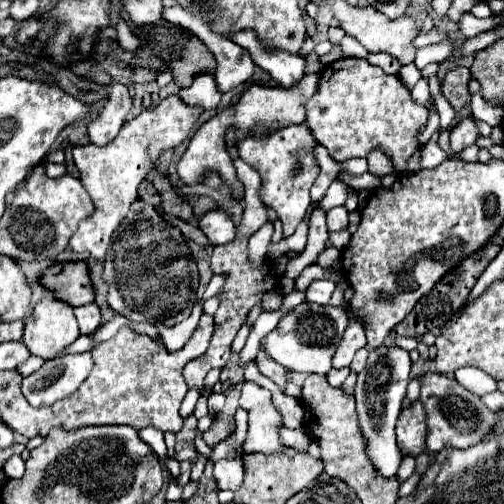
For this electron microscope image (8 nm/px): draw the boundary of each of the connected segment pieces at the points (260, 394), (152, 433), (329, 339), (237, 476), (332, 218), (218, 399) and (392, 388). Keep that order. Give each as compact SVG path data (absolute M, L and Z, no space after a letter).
M244 381L240 407L250 413L248 433L244 441L244 451L260 451L260 453L274 453L282 447L278 439L280 413L272 405L272 395L268 389L256 385L254 381Z
M144 427L144 429L140 429L138 431L138 435L156 451L156 455L162 459L162 467L164 467L164 471L168 471L168 467L166 467L166 445L164 445L164 435L162 435L162 431L158 431L158 429L148 429L148 427Z
M300 303L280 319L278 327L260 341L260 347L276 363L282 363L288 371L326 375L332 369L330 361L342 339L346 323L348 323L348 313L342 307Z
M230 453L228 457L214 463L214 479L218 489L236 491L242 485L242 457L238 453Z
M334 207L328 211L328 231L340 231L348 225L348 211L346 207Z
M212 393L208 399L208 412L217 415L224 408L225 401L224 393Z
M376 347L368 355L368 363L364 371L358 373L356 381L356 409L362 427L362 435L366 439L366 451L382 477L392 477L398 471L402 455L398 455L394 425L402 411L400 403L406 395L406 387L410 383L410 357L408 351L400 347Z

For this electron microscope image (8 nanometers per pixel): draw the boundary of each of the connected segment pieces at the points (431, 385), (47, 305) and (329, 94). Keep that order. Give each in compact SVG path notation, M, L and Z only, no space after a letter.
M422 373L416 377L420 381L420 401L426 411L426 447L436 453L442 447L458 447L466 449L478 441L482 441L496 421L496 413L482 405L480 397L466 391L456 383L454 377L446 377L440 373Z
M46 291L26 319L22 341L32 355L54 359L64 347L74 343L78 335L80 331L74 309L68 303L56 299L52 291Z
M356 57L338 59L326 65L324 71L320 73L318 91L306 103L306 125L310 127L316 141L328 149L332 159L346 161L352 157L366 157L370 149L380 147L384 153L392 157L396 173L402 173L408 157L418 149L416 133L418 127L422 127L426 121L428 121L428 109L412 101L408 87L400 81L398 75L388 75L380 67L370 65L366 59L356 59Z

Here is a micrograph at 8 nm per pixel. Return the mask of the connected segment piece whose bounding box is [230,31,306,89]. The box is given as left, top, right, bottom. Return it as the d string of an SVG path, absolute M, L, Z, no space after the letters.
M240 31L240 33L232 35L230 39L238 45L246 47L250 51L254 63L260 65L264 71L268 71L282 89L296 87L300 83L300 79L304 77L304 67L306 67L304 57L288 55L284 51L268 51L268 49L264 51L260 47L254 31Z

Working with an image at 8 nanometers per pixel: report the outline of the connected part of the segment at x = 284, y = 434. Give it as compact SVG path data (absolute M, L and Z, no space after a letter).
M300 427L300 429L282 429L280 431L280 439L284 441L284 445L290 445L294 449L300 449L300 451L306 451L308 443L312 441L310 437L310 431L306 427Z

